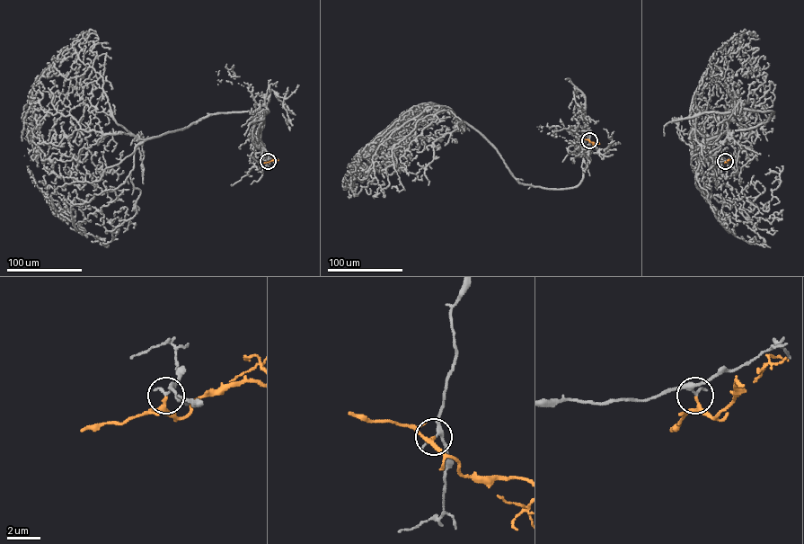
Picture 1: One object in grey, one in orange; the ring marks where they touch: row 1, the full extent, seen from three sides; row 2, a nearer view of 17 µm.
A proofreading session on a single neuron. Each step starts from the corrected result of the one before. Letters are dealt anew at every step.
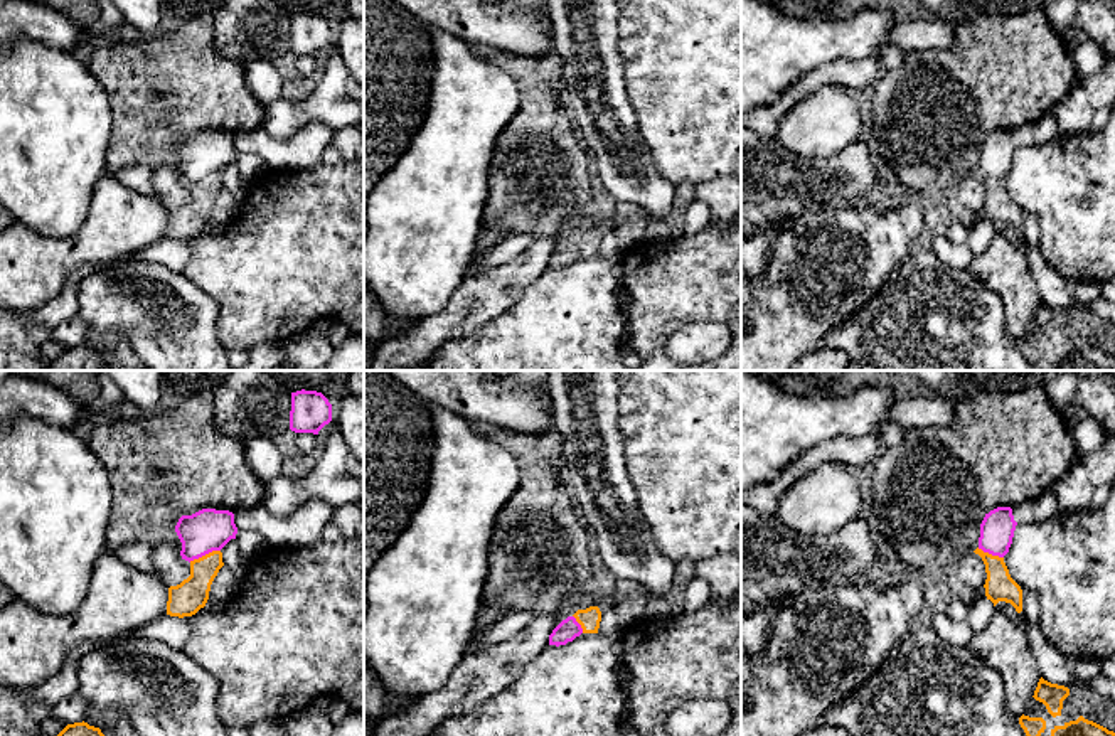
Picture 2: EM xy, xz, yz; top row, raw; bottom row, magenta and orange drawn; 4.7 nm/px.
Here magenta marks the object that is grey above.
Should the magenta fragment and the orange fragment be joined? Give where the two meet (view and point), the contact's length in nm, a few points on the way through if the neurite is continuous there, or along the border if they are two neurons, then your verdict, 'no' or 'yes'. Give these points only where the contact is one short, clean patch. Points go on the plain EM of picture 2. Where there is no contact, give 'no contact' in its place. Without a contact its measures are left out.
meets magenta in xy at (204, 177); contact 160 nm long; border along xy (219, 172), (189, 184); no

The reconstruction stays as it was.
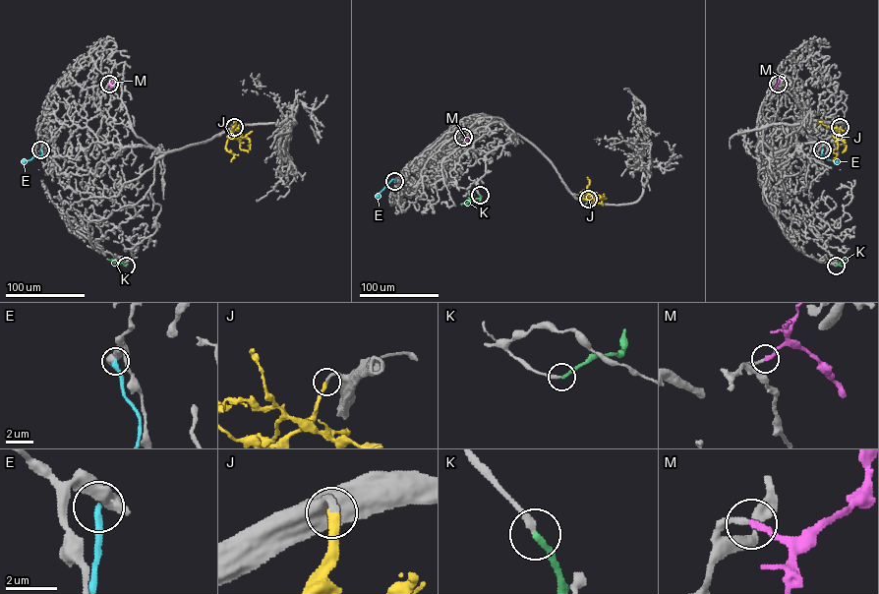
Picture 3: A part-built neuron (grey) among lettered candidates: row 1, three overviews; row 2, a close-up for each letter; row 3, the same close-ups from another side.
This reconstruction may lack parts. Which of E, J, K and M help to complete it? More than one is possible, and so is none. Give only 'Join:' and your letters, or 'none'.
Join: J, K, M

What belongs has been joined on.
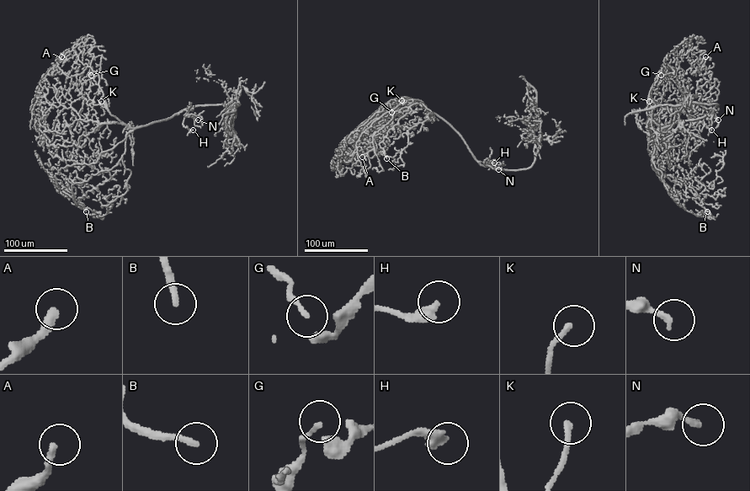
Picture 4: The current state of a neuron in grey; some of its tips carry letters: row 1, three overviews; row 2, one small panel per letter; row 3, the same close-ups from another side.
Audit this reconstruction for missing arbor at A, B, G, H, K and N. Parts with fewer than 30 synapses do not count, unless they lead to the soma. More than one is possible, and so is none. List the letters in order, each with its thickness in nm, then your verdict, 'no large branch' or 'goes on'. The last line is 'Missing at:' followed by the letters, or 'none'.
A: 280 nm thick; goes on
B: 240 nm thick; goes on
G: 130 nm thick; no large branch
H: 400 nm thick; no large branch
K: 190 nm thick; goes on
N: 200 nm thick; no large branch
Missing at: A, B, K

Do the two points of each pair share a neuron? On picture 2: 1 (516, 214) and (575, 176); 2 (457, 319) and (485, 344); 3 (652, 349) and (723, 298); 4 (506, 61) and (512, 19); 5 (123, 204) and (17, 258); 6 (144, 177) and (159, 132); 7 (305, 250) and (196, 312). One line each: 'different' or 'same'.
1: same
2: different
3: same
4: different
5: same
6: different
7: different

